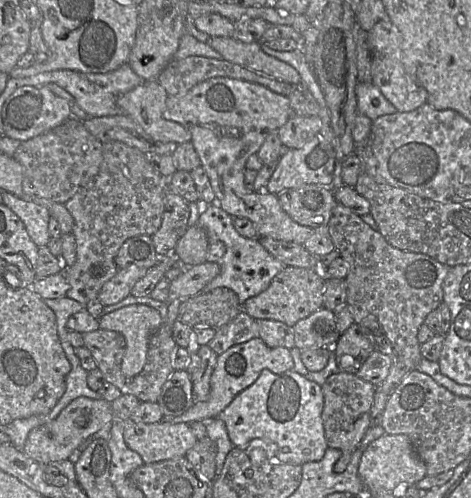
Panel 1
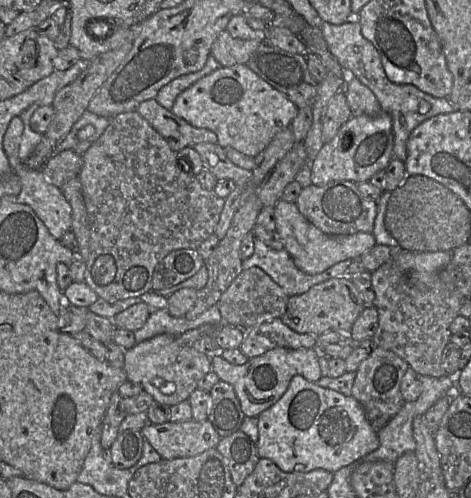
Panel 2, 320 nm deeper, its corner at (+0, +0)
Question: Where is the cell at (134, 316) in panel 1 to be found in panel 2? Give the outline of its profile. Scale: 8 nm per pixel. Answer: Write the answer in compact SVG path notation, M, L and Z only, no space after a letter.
M166 333L127 349L124 353L123 369L127 381L141 385L156 403L168 406L187 400L198 388L199 381L212 371L211 356L198 352L192 346L181 345L176 336Z

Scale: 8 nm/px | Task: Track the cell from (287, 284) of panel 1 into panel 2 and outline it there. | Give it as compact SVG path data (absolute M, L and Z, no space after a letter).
M332 278L312 286L303 294L289 296L281 320L298 333L317 337L327 331L349 333L365 307L364 300L350 278Z

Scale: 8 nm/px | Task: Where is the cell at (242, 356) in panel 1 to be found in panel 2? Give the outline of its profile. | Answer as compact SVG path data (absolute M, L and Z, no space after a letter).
M277 347L260 356L250 358L242 365L231 364L217 353L211 356L211 367L221 381L233 386L246 417L258 417L264 410L274 405L287 391L295 375L301 375L314 383L323 376L319 356L312 348Z

